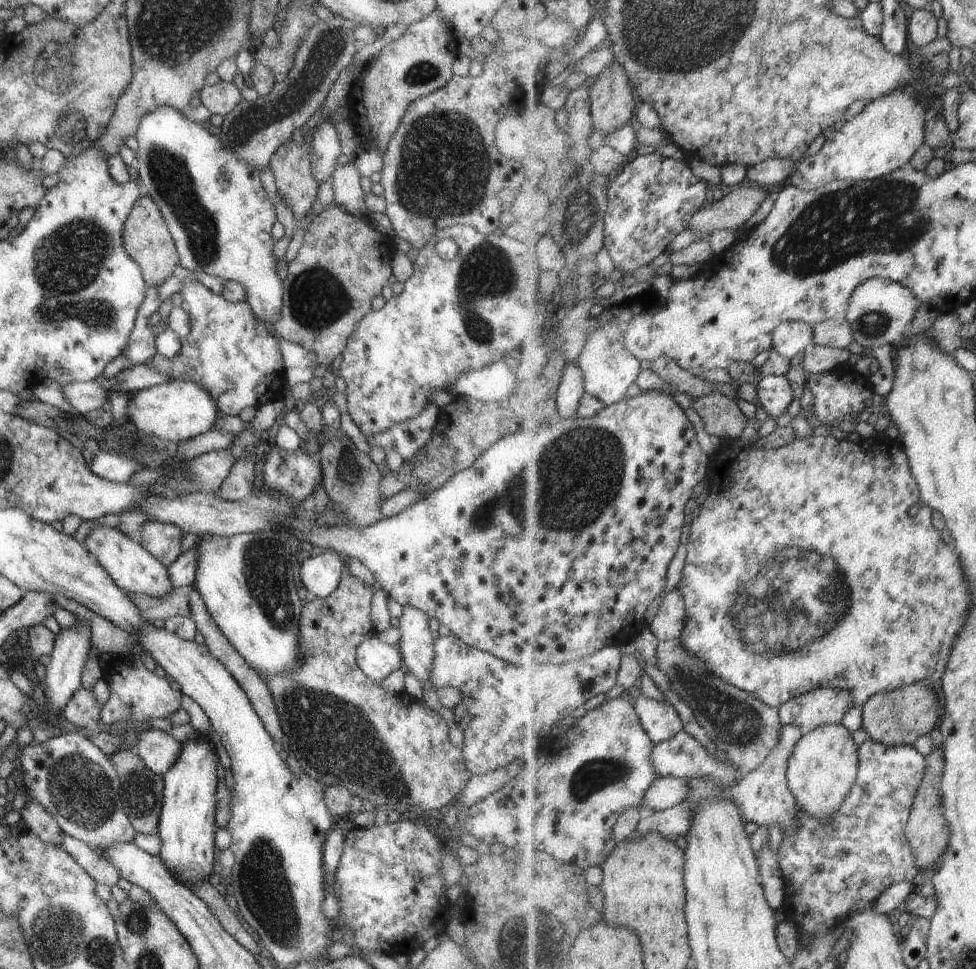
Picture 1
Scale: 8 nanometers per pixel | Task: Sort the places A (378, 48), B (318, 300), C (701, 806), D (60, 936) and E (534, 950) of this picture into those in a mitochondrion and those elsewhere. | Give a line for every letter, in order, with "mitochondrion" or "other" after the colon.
A: other
B: mitochondrion
C: other
D: mitochondrion
E: mitochondrion

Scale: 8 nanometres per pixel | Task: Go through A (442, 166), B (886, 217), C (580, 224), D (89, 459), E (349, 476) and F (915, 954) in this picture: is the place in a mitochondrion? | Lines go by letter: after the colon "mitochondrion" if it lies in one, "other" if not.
A: mitochondrion
B: mitochondrion
C: mitochondrion
D: other
E: mitochondrion
F: other

